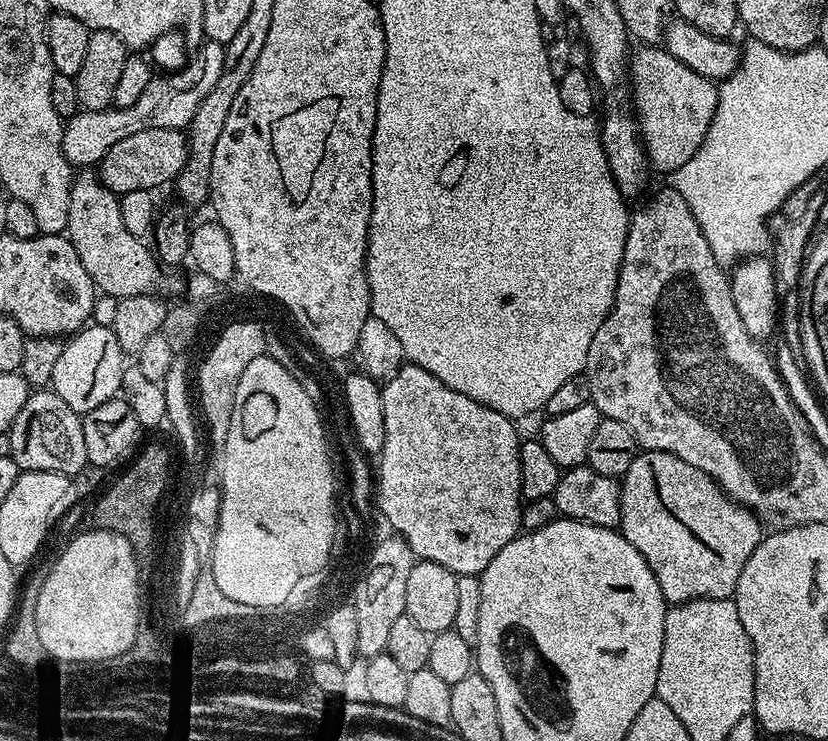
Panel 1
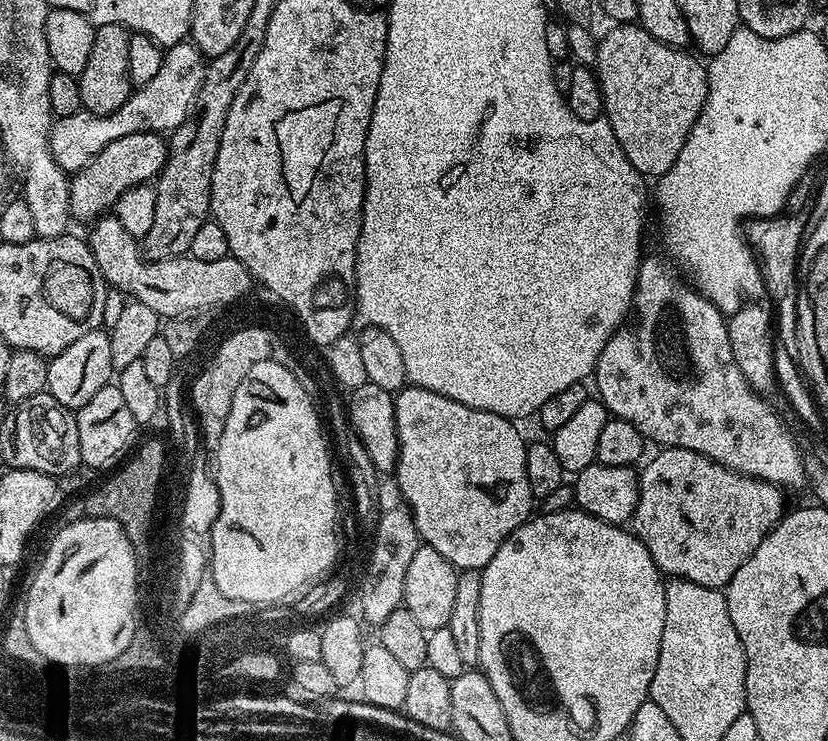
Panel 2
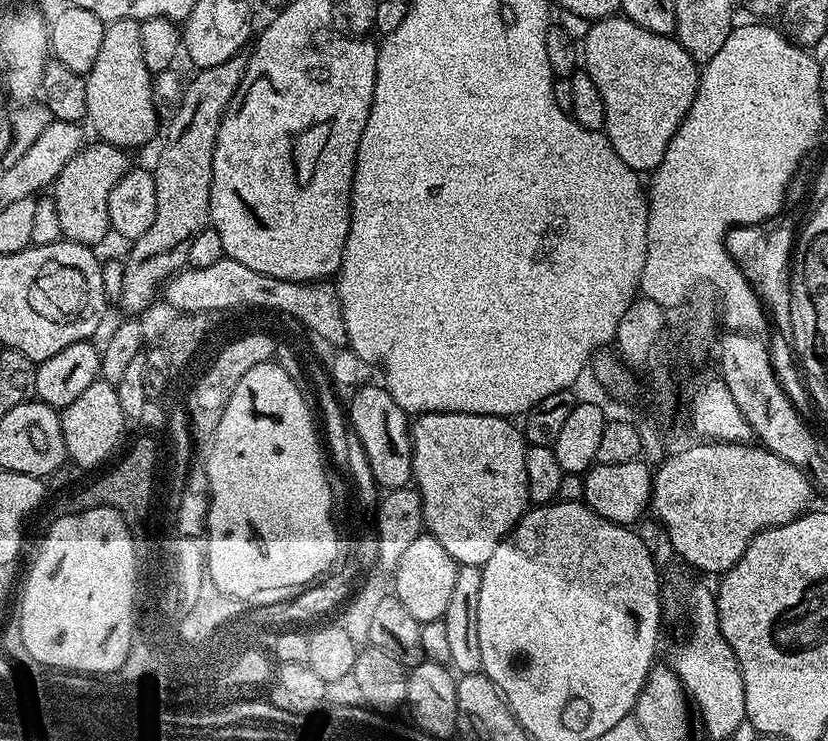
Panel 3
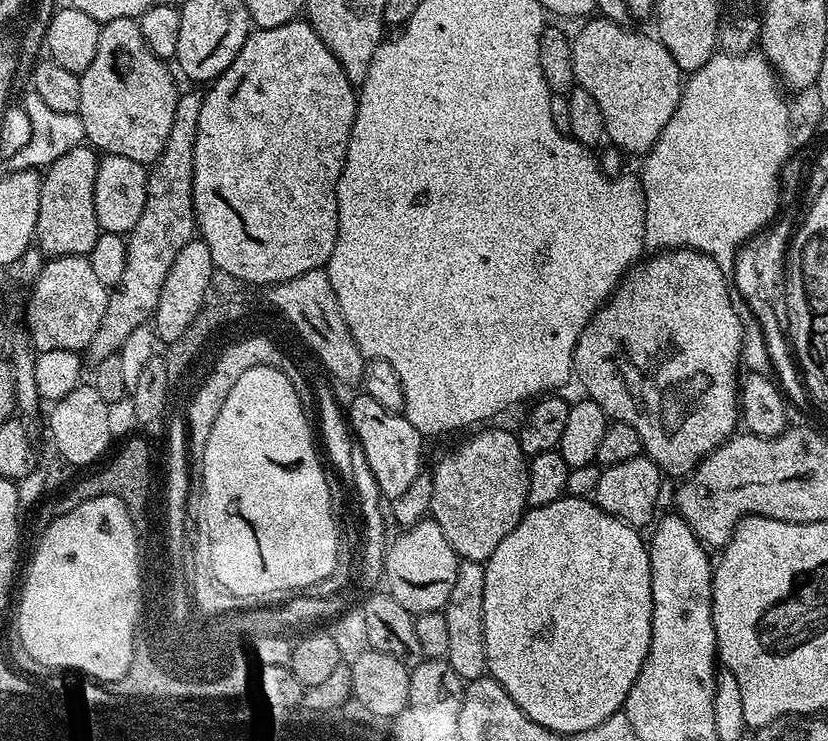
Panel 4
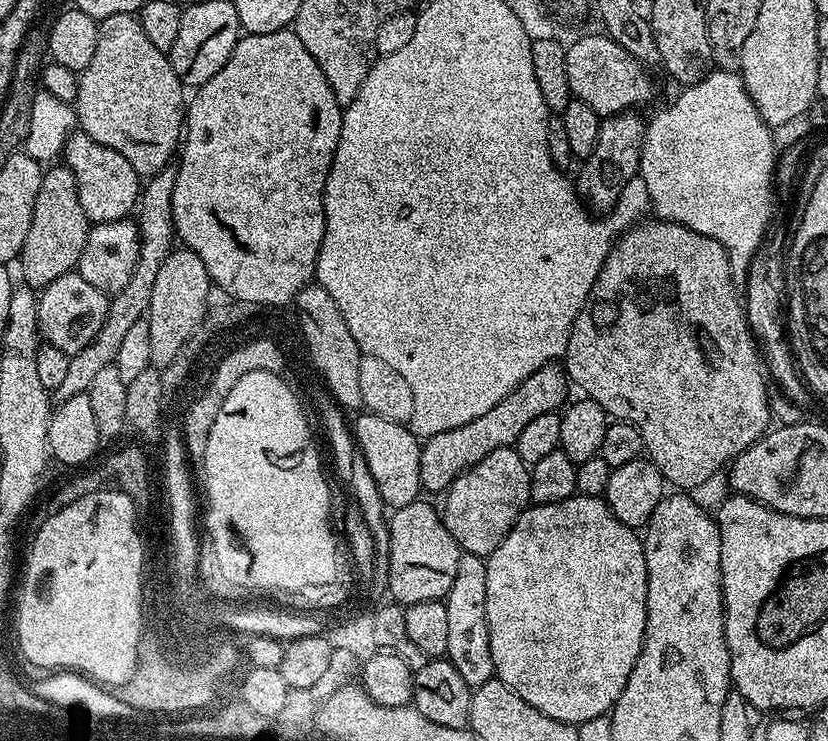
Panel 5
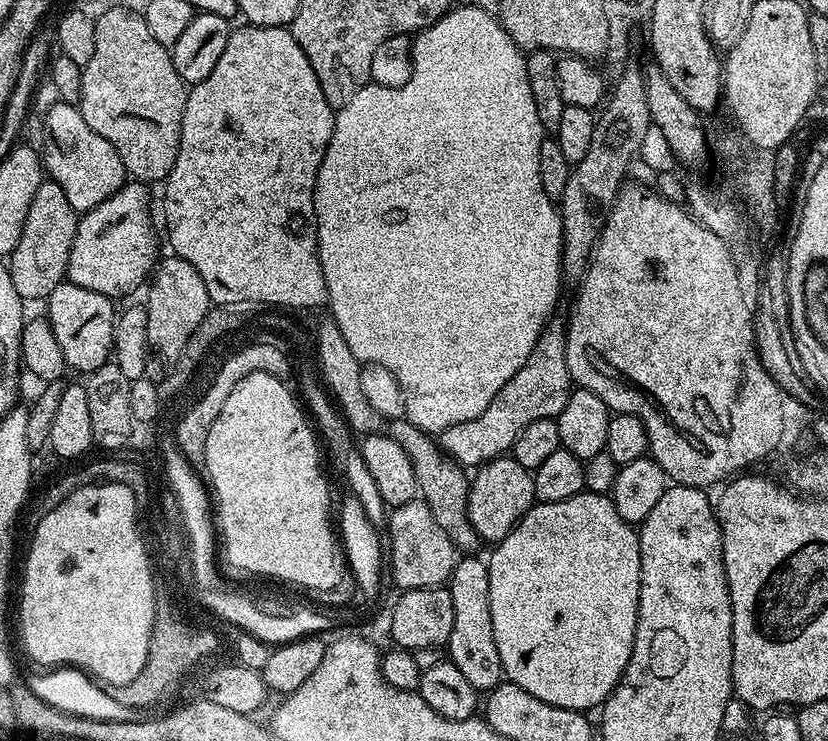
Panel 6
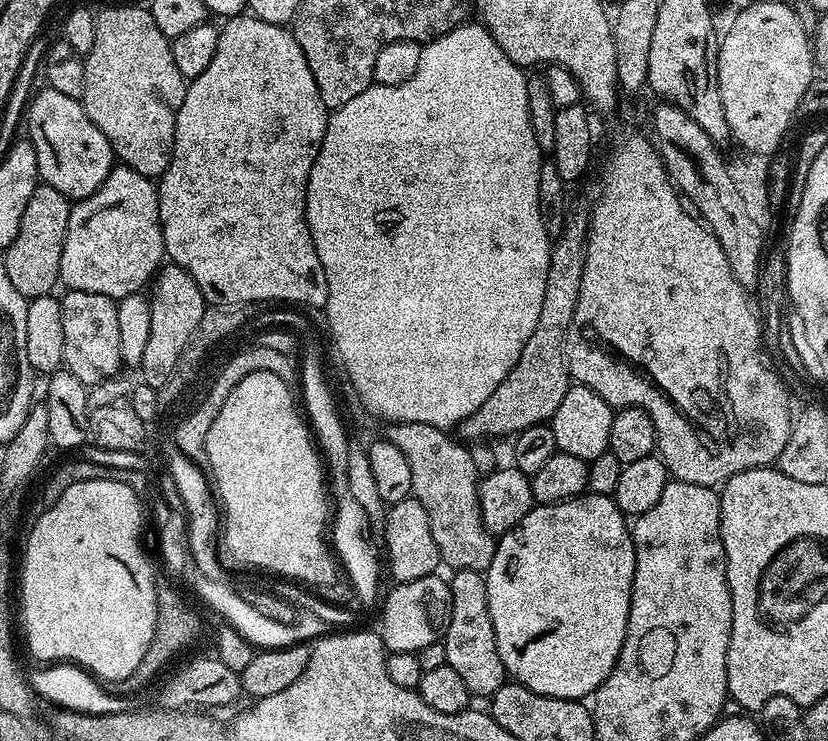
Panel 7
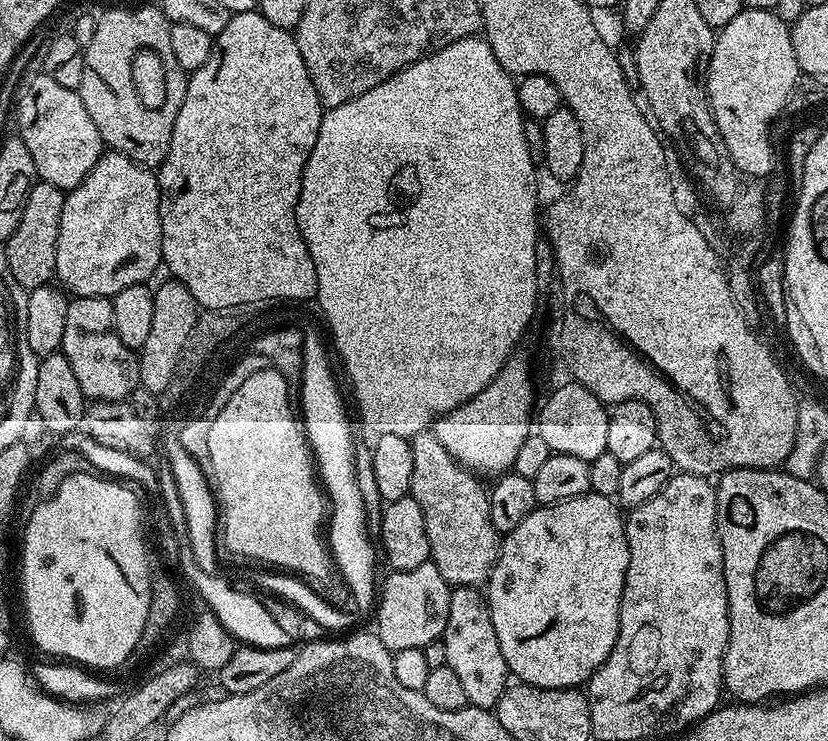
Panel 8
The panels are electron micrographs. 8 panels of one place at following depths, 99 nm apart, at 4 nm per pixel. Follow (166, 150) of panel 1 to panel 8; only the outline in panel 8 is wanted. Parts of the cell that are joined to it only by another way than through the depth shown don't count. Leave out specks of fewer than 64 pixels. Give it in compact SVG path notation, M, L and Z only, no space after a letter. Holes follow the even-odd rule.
M37 179L26 198L26 206L22 206L22 218L18 218L14 234L10 234L3 245L2 251L6 254L6 262L14 282L18 282L18 286L26 290L53 283L58 262L58 230L62 226L65 195L65 189Z

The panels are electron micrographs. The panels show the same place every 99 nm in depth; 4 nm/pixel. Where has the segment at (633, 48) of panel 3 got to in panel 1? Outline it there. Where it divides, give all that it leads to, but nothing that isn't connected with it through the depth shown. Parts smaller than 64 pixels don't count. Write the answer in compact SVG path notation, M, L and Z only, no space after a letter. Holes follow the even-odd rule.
M644 46L630 60L630 104L634 109L644 152L649 165L665 174L677 172L706 138L718 106L718 88L713 81L694 74L690 66L682 66L663 46Z

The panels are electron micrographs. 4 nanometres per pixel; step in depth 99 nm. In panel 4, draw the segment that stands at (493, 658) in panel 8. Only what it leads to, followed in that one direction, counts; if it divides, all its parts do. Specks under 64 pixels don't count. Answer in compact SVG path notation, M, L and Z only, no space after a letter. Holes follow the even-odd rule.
M461 559L458 578L454 578L454 590L443 608L446 627L450 634L450 646L446 657L448 665L467 682L485 675L488 659L484 649L484 564L478 560Z

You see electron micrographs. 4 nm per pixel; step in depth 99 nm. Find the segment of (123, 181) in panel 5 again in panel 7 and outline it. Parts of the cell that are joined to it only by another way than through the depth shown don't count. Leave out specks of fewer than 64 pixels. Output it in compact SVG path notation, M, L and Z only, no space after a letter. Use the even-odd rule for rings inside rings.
M47 86L41 87L40 93L27 102L26 124L28 120L27 139L34 146L34 154L38 158L40 180L54 186L58 194L62 194L70 202L86 199L112 173L114 153L106 134L90 122L83 103L74 98L66 98L66 94L58 94L58 90Z

